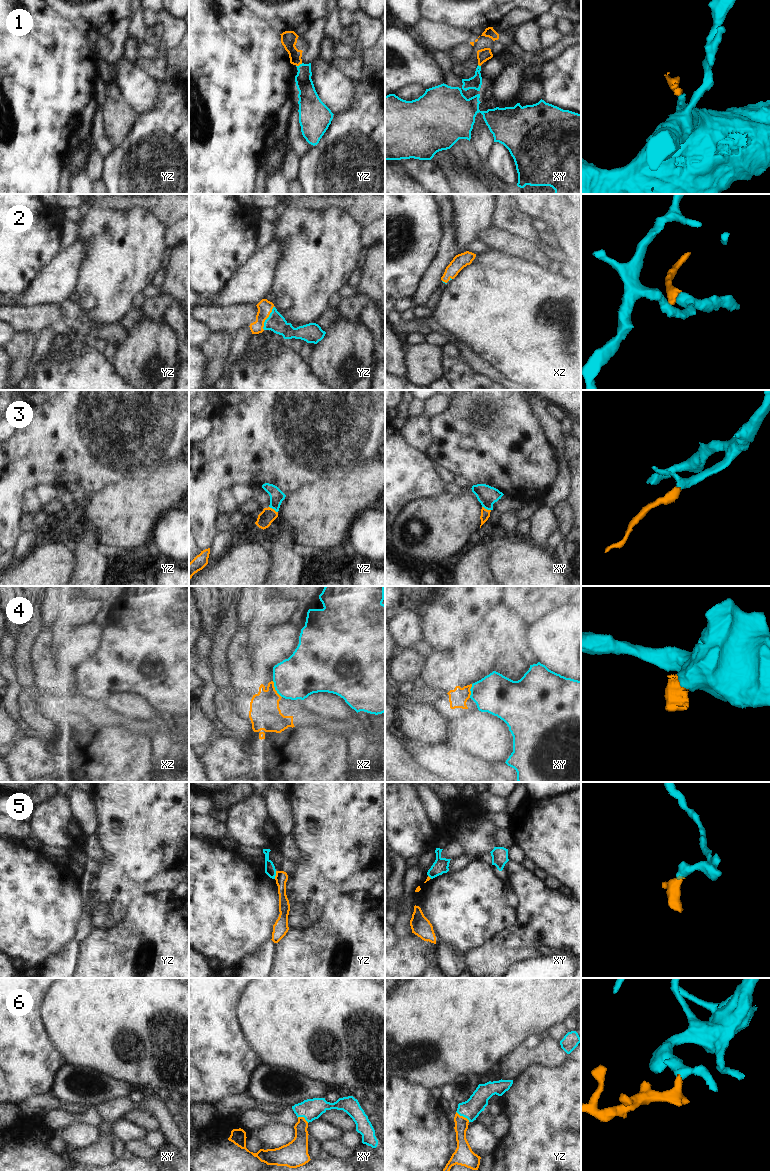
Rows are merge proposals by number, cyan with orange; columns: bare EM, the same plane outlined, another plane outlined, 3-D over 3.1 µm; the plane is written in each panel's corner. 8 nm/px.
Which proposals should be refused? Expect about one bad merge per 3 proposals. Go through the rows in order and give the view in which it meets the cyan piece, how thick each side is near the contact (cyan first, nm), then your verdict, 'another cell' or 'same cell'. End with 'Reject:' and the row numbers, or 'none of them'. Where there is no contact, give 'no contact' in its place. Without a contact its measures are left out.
1: meets cyan in yz; 140 nm thick on the cyan side, 130 nm on the other; same cell
2: meets cyan in yz; 150 nm thick on the cyan side, 120 nm on the other; same cell
3: meets cyan in yz; 110 nm thick on the cyan side, 120 nm on the other; same cell
4: meets cyan in xz; 360 nm thick on the cyan side, 260 nm on the other; another cell
5: meets cyan in yz; 90 nm thick on the cyan side, 100 nm on the other; another cell
6: meets cyan in yz; 160 nm thick on the cyan side, 110 nm on the other; same cell
Reject: 4, 5

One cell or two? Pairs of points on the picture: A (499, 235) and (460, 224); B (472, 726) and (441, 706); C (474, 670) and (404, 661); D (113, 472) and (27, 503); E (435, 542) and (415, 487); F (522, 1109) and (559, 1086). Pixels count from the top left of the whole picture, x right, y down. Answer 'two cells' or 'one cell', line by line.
A: two cells
B: two cells
C: two cells
D: two cells
E: two cells
F: one cell

